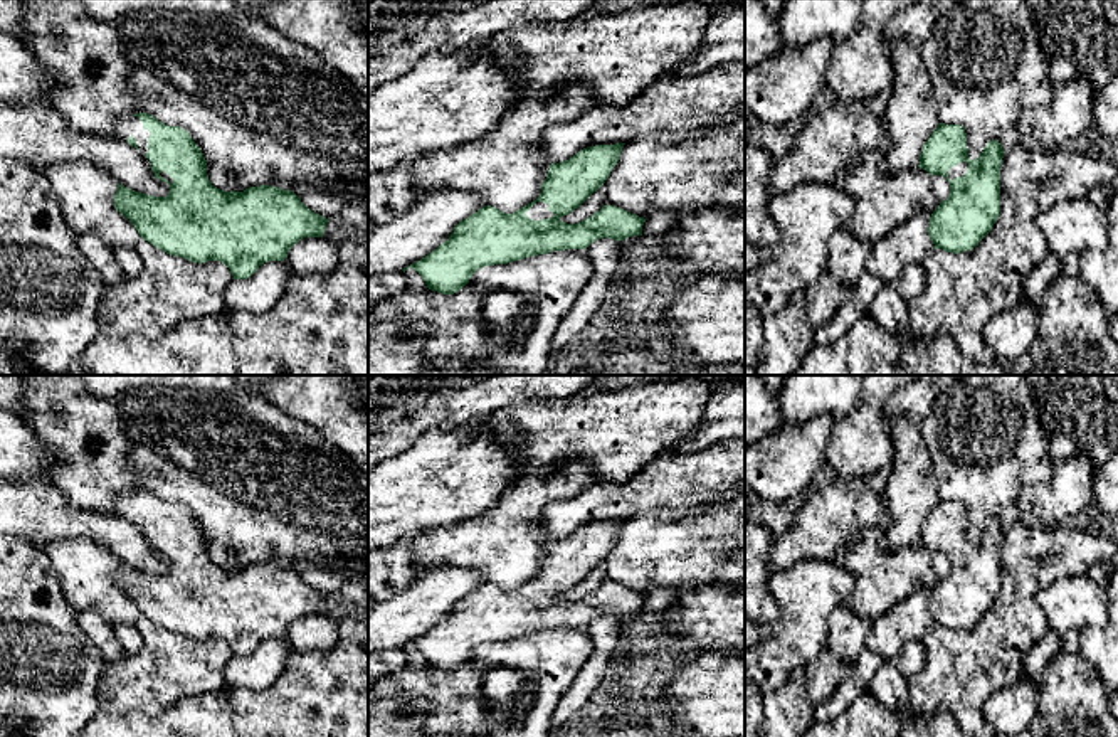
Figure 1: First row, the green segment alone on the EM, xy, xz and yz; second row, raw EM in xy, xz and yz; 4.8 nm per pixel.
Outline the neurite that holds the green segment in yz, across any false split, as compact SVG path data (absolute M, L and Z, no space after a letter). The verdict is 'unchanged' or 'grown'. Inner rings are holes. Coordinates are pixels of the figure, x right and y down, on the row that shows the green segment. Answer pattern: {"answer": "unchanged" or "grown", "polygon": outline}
{"answer": "grown", "polygon": "M940 123L923 145L920 168L950 182L950 197L930 217L935 249L972 251L1000 215L1000 167L1005 150L999 140L987 143L978 158L968 158L962 125Z"}

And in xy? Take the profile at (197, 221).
{"answer": "grown", "polygon": "M148 113L124 116L116 135L140 150L155 178L170 185L166 197L146 195L118 183L114 207L131 220L140 237L192 262L220 261L234 279L250 278L264 262L284 261L289 249L304 237L323 237L330 219L308 209L293 190L271 185L244 192L224 192L212 185L207 160L190 133L168 126Z"}

